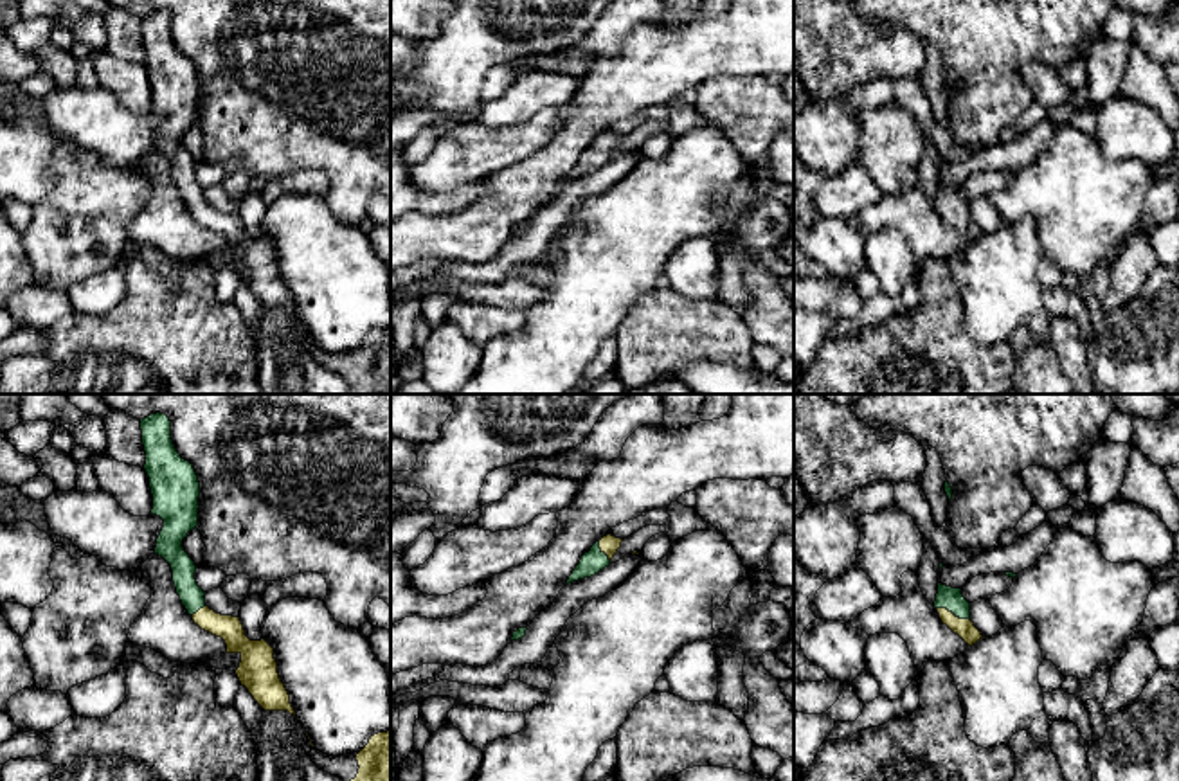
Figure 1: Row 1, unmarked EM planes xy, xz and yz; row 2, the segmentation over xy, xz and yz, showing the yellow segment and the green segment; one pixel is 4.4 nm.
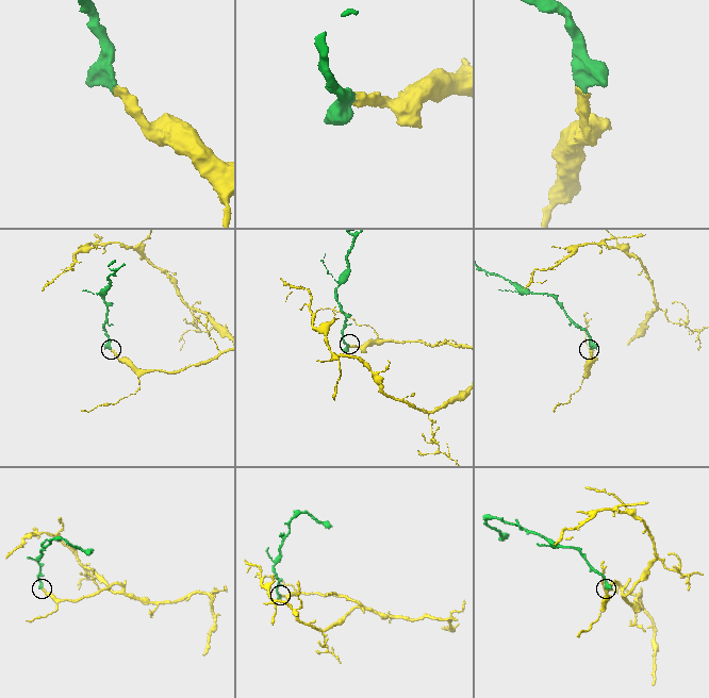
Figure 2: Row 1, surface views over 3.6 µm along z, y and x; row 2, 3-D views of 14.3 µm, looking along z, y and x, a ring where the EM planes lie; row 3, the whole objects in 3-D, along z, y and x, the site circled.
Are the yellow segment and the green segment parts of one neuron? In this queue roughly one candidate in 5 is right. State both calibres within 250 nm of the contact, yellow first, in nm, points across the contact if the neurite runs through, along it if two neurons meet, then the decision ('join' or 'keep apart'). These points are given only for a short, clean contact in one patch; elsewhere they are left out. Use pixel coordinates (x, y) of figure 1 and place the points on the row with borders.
90/100 nm | across yz (965, 628), (951, 612), (949, 598) | join

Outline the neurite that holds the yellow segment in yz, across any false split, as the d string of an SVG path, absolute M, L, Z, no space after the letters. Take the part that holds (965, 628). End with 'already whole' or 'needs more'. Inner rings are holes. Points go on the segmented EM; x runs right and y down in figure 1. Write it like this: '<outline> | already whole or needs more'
M938 583L934 608L941 623L958 633L968 646L983 639L981 632L970 621L970 603L963 597L961 588Z | needs more

